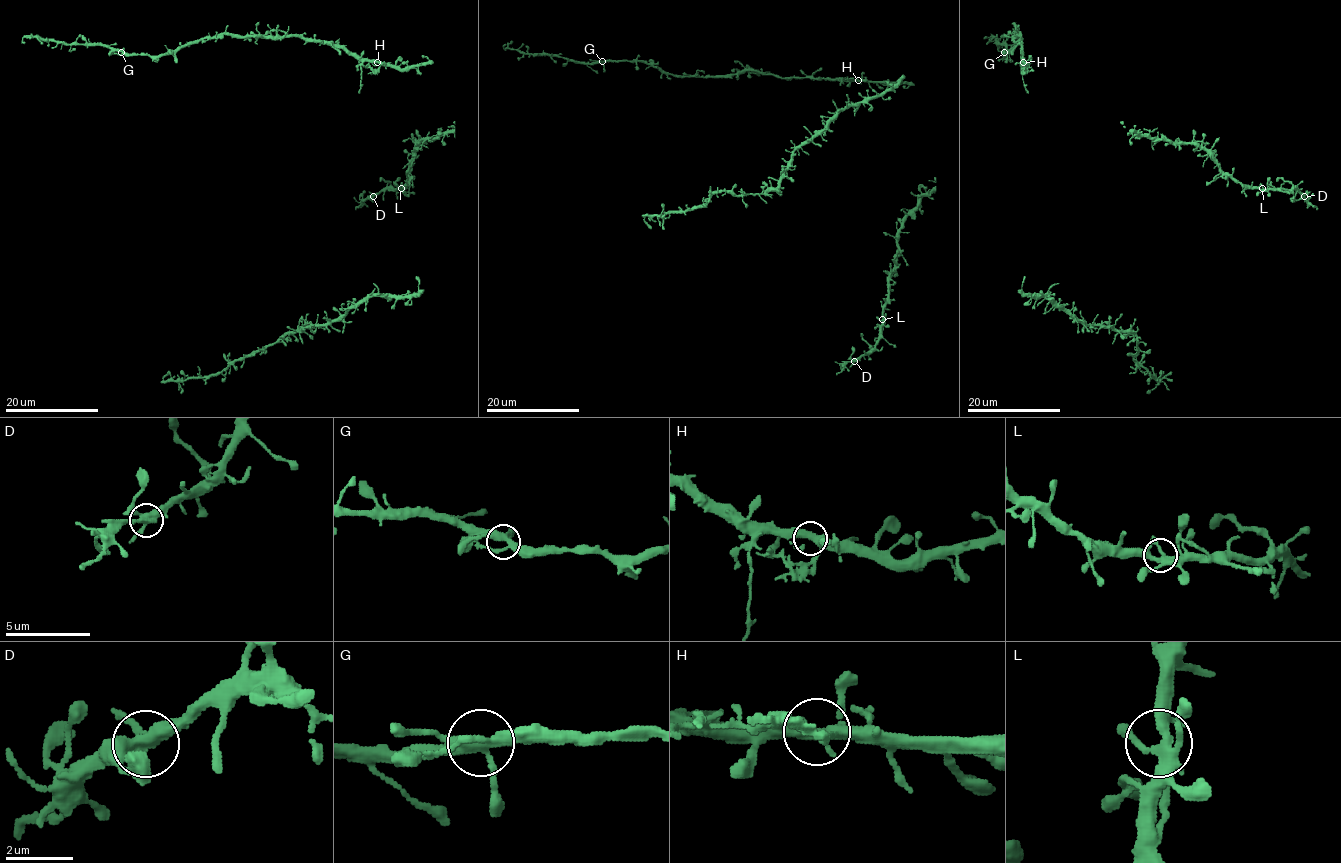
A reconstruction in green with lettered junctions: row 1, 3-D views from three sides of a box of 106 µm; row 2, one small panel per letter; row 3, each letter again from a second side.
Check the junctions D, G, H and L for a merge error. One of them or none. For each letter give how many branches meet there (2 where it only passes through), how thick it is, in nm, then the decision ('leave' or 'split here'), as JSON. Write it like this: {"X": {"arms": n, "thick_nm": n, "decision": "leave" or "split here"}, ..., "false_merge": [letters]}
{"D": {"arms": 4, "thick_nm": 360, "decision": "leave"}, "G": {"arms": 4, "thick_nm": 320, "decision": "leave"}, "H": {"arms": 4, "thick_nm": 340, "decision": "leave"}, "L": {"arms": 4, "thick_nm": 320, "decision": "leave"}, "false_merge": []}

